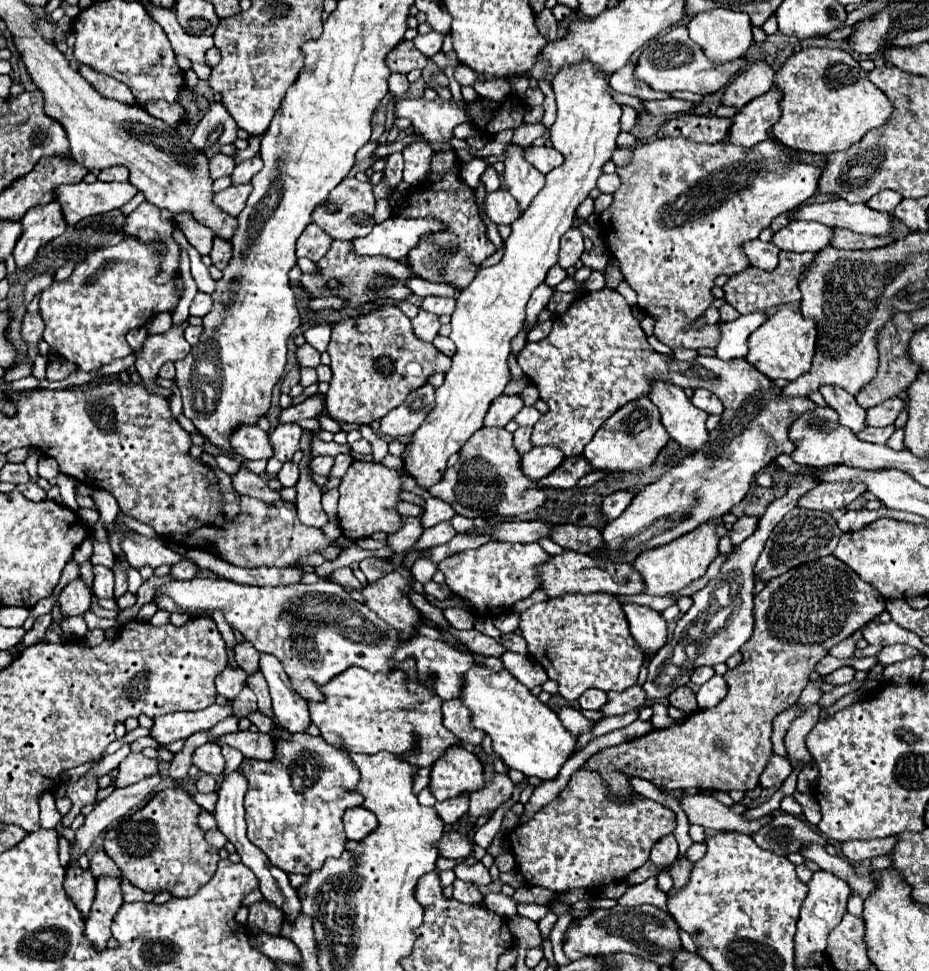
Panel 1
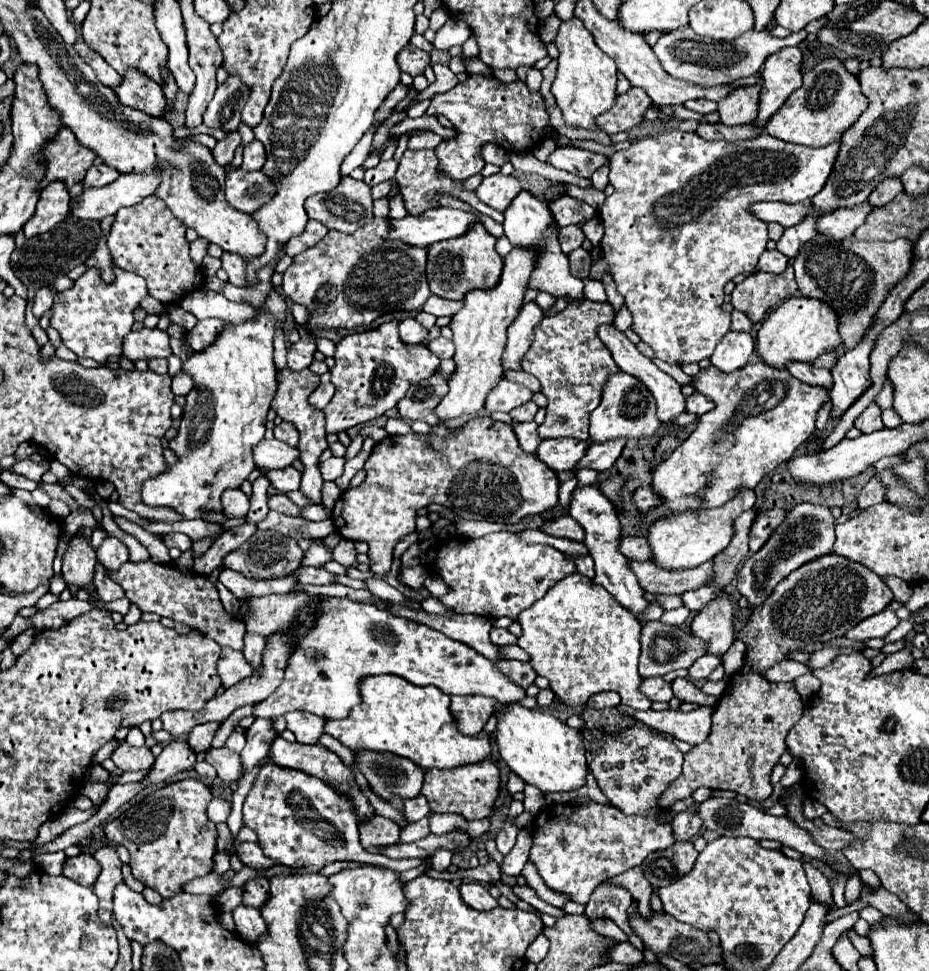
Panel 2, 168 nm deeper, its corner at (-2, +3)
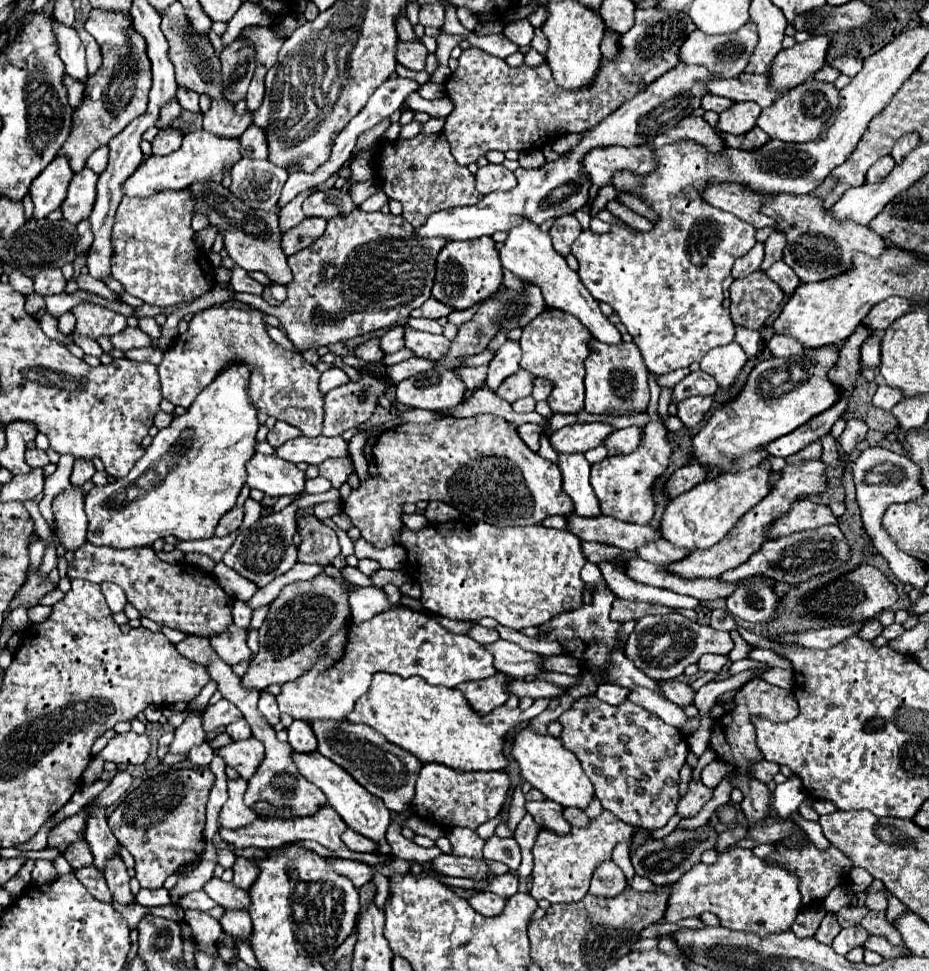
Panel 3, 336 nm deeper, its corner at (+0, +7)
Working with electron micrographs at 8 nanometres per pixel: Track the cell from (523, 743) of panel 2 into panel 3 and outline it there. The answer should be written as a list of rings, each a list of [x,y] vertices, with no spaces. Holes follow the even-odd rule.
[[[523,729],[513,743],[513,759],[519,763],[521,775],[527,783],[539,789],[549,801],[559,803],[561,807],[577,807],[585,809],[595,797],[593,785],[589,777],[581,771],[581,763],[577,757],[563,747],[563,743],[551,735],[537,735],[531,729]]]

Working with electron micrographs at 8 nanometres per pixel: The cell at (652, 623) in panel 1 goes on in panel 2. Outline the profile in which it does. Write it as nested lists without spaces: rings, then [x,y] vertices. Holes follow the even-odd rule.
[[[583,487],[583,489],[573,493],[569,515],[585,529],[585,541],[583,543],[587,545],[589,555],[595,561],[595,573],[597,573],[595,583],[603,585],[637,619],[649,607],[649,601],[645,599],[645,591],[639,587],[635,575],[631,573],[627,557],[623,557],[617,551],[619,537],[621,537],[621,527],[619,527],[615,505],[611,505],[611,501],[607,501],[607,497],[603,497],[601,491],[597,491],[595,487]]]

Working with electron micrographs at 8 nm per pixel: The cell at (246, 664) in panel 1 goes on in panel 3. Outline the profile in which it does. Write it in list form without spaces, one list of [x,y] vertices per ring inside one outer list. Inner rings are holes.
[[[91,543],[77,549],[73,563],[67,569],[67,577],[87,579],[91,583],[115,583],[119,585],[127,601],[147,619],[153,619],[161,627],[181,629],[183,633],[197,633],[201,637],[211,637],[225,631],[231,623],[233,597],[227,595],[211,573],[205,573],[189,563],[163,563],[153,549],[135,547],[135,549],[109,549],[97,547]]]

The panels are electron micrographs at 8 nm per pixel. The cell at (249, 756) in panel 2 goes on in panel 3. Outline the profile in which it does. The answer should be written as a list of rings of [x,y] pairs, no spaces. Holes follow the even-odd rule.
[[[261,691],[259,711],[261,711],[261,715],[263,715],[273,727],[279,723],[279,709],[277,709],[277,699],[275,699],[275,695],[271,695],[271,693],[267,693],[267,691]]]

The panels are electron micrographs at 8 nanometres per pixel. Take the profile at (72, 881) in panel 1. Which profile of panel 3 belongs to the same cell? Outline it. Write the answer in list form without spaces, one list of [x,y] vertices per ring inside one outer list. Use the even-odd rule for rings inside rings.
[[[79,839],[75,843],[71,843],[67,847],[67,851],[63,853],[63,857],[69,861],[69,865],[73,869],[81,869],[85,865],[91,865],[93,863],[93,853],[89,849],[89,843],[85,839]]]

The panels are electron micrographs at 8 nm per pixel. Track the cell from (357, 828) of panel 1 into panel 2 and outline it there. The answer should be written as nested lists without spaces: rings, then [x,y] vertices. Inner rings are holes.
[[[373,815],[369,819],[359,821],[361,831],[361,845],[365,849],[379,847],[379,845],[393,845],[399,841],[399,825],[391,819],[385,819],[381,815]]]

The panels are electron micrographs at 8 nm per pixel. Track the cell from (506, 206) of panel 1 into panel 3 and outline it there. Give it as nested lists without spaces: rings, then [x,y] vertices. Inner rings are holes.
[[[493,163],[479,167],[475,173],[475,179],[477,179],[477,191],[483,195],[491,191],[509,191],[517,185],[517,179],[509,169],[505,169],[503,165],[493,165]]]

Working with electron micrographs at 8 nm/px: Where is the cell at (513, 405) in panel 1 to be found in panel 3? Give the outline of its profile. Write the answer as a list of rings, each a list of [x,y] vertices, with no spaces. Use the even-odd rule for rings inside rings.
[[[519,369],[517,373],[513,373],[511,377],[507,377],[503,381],[497,395],[503,397],[509,403],[513,403],[513,401],[517,401],[521,397],[529,397],[531,391],[533,391],[533,379],[535,379],[533,373],[529,373],[525,369]]]

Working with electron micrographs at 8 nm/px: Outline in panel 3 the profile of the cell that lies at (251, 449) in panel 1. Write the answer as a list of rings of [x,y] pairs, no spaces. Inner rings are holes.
[[[297,437],[287,441],[277,449],[277,457],[299,463],[305,461],[309,465],[319,465],[325,459],[335,459],[335,457],[349,457],[349,443],[343,437]]]

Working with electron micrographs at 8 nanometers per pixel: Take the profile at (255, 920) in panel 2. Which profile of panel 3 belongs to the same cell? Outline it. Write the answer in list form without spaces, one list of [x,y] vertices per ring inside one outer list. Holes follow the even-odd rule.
[[[211,877],[205,885],[203,891],[217,901],[223,909],[247,909],[249,907],[249,893],[243,889],[235,889],[233,883],[225,883],[223,879]]]

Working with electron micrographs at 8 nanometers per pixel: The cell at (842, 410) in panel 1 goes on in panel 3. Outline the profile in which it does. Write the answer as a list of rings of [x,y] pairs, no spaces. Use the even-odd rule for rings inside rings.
[[[775,333],[769,341],[767,341],[767,347],[769,351],[775,355],[775,357],[789,357],[789,355],[801,355],[803,353],[803,347],[797,345],[797,341],[793,341],[791,337],[785,337],[785,335],[779,335]]]

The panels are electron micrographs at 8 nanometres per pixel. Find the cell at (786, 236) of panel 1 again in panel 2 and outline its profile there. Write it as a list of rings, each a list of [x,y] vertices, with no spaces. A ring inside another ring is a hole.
[[[861,203],[851,209],[839,209],[829,215],[823,215],[817,219],[817,233],[833,239],[833,241],[843,241],[845,237],[853,235],[853,231],[865,221],[865,217],[871,213],[869,203]]]

